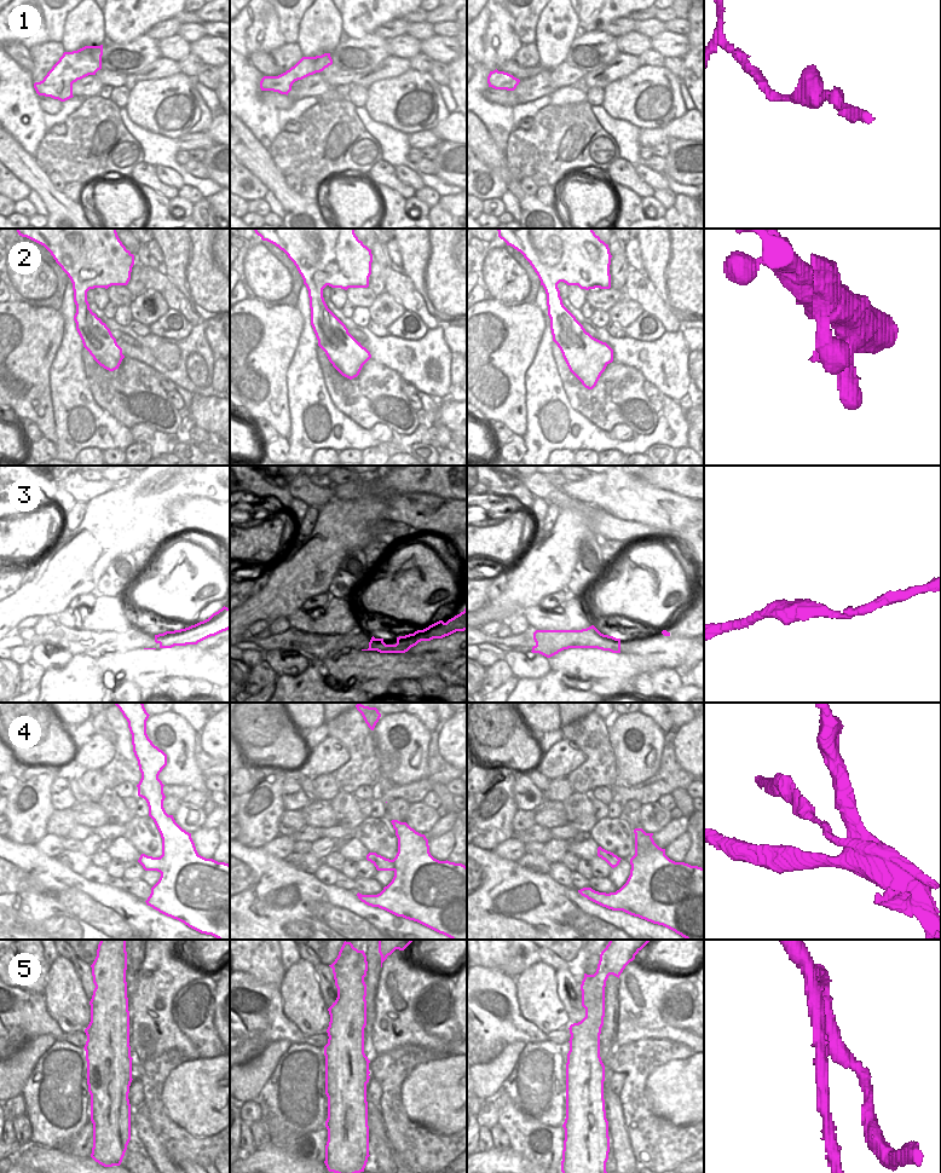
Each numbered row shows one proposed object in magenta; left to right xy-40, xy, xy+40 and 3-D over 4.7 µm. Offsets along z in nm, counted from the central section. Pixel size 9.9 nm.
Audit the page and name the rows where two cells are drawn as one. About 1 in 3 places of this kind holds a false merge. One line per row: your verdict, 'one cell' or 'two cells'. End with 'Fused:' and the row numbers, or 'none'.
1: one cell
2: one cell
3: one cell
4: two cells
5: two cells
Fused: 4, 5

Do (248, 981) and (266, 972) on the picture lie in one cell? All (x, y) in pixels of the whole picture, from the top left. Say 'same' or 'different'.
different

